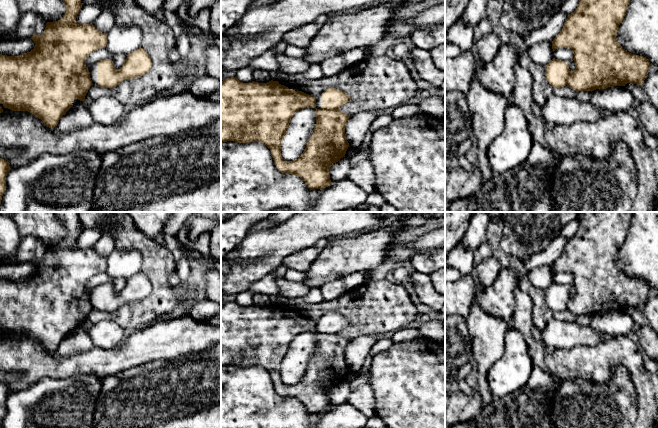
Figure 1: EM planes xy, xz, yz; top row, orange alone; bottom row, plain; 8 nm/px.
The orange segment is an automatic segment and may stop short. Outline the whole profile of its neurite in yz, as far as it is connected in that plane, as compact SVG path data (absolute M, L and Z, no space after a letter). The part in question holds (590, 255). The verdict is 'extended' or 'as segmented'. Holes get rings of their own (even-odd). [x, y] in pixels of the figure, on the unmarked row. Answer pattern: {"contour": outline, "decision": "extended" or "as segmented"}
{"contour": "M580 212L577 219L579 228L575 235L568 239L560 257L552 265L552 273L569 272L574 278L576 293L571 295L567 286L553 282L545 290L545 303L555 313L569 310L576 316L594 315L613 310L625 310L627 307L642 309L648 300L650 286L646 281L627 276L616 263L619 249L623 245L633 212Z", "decision": "as segmented"}

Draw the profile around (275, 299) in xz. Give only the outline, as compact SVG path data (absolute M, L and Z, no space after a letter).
M279 294L270 296L270 301L273 305L288 306L291 300Z

